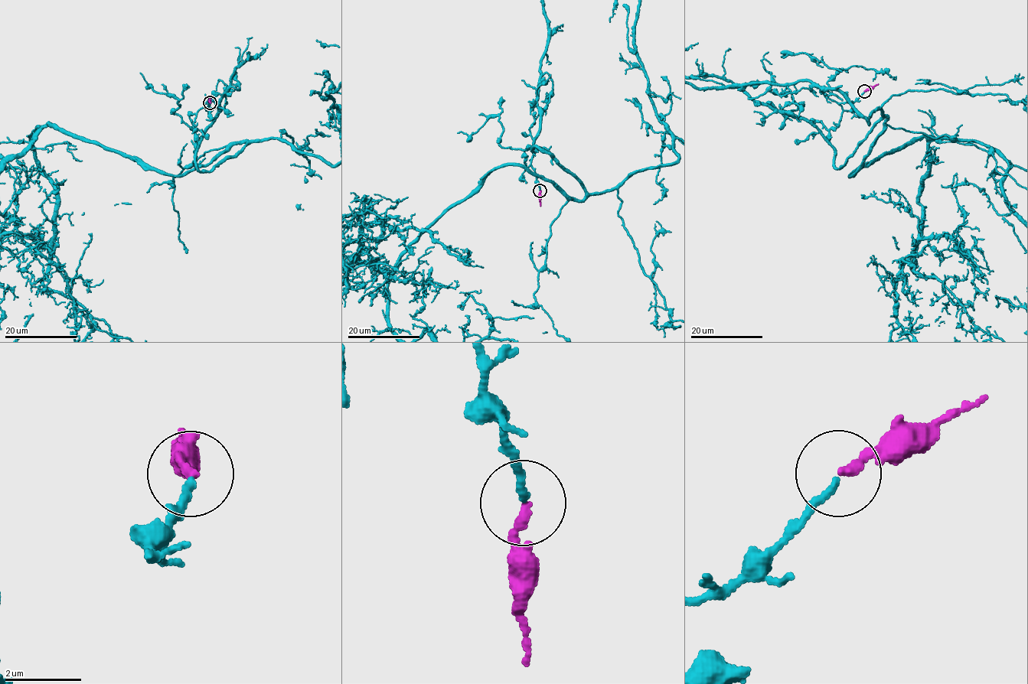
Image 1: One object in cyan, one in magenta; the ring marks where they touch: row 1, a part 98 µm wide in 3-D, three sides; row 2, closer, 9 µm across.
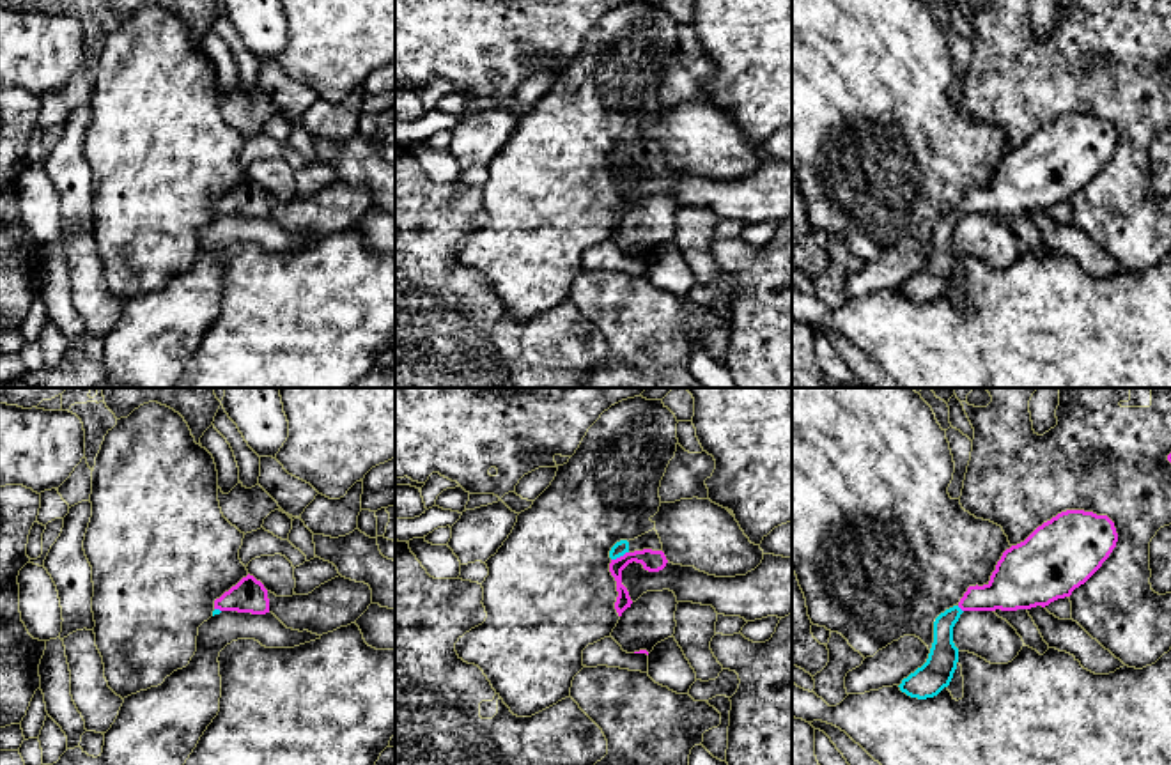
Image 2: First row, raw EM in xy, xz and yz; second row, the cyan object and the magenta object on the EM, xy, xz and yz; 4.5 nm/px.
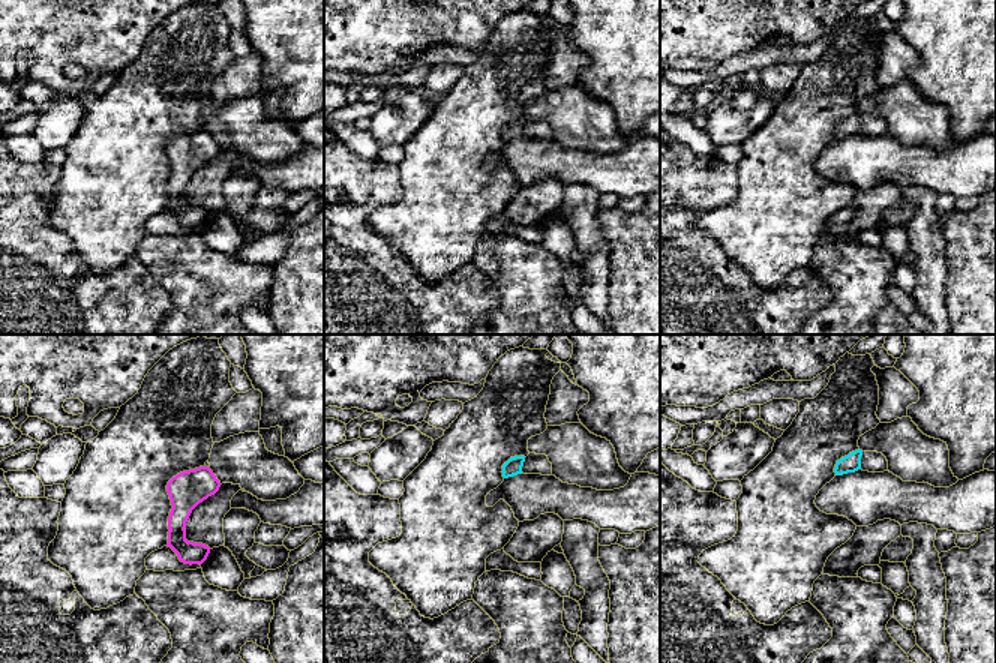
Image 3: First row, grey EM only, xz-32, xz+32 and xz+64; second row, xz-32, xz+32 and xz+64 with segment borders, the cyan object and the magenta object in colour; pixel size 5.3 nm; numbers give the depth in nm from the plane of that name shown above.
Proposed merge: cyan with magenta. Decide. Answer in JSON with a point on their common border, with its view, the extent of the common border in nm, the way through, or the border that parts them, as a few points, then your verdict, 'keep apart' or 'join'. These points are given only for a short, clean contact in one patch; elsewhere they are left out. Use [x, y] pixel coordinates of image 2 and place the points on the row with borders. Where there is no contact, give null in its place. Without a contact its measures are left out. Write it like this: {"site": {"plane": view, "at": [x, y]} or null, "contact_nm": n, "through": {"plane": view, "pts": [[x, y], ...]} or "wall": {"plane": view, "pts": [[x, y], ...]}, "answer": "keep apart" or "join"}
{"site": {"plane": "xz", "at": [619, 556]}, "contact_nm": 90, "through": {"plane": "xz", "pts": [[620, 548], [619, 556], [647, 556], [652, 560]]}, "answer": "join"}

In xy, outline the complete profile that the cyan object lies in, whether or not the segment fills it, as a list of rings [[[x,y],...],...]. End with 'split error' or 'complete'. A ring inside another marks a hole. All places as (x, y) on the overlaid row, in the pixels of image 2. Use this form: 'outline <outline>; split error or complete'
outline [[[253,576],[243,577],[236,586],[214,600],[214,614],[221,611],[237,611],[252,614],[269,613],[268,590]]]; split error

